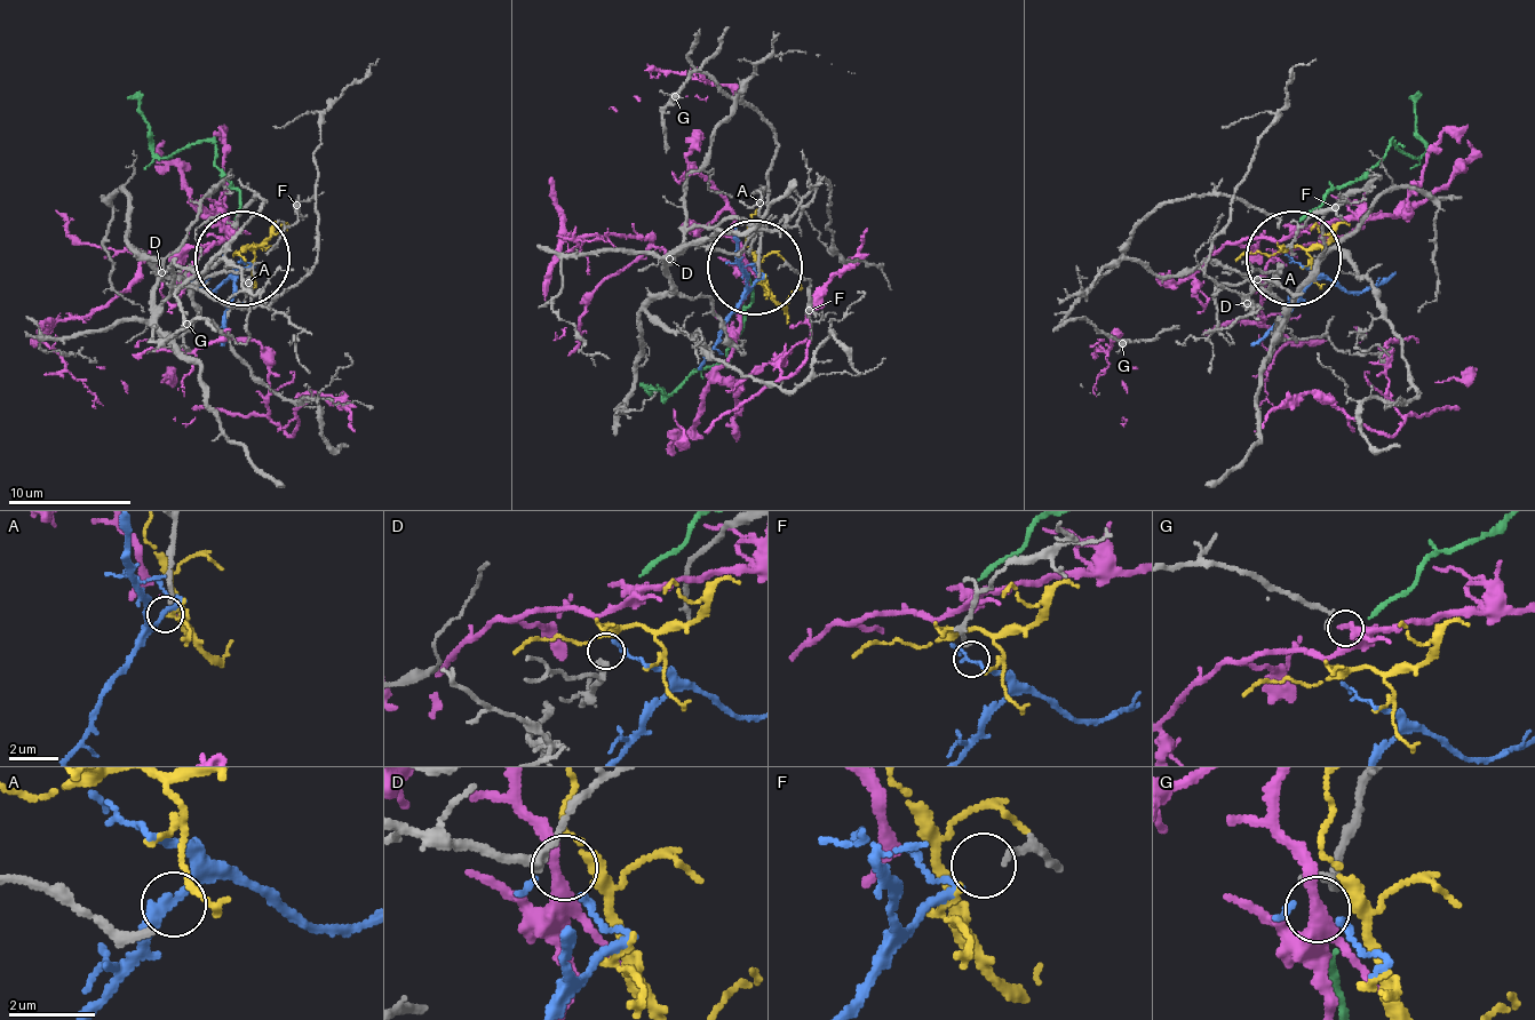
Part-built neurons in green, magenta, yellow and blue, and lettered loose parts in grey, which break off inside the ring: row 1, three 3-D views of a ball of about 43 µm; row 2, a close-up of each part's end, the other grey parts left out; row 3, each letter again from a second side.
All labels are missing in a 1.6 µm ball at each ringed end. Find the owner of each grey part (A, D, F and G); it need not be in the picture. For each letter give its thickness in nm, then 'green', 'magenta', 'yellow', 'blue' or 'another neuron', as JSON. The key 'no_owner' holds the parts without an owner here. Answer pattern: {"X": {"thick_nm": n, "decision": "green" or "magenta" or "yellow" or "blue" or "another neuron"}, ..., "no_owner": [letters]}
{"A": {"thick_nm": 200, "decision": "another neuron"}, "D": {"thick_nm": 240, "decision": "yellow"}, "F": {"thick_nm": 160, "decision": "blue"}, "G": {"thick_nm": 190, "decision": "another neuron"}, "no_owner": ["A", "G"]}

